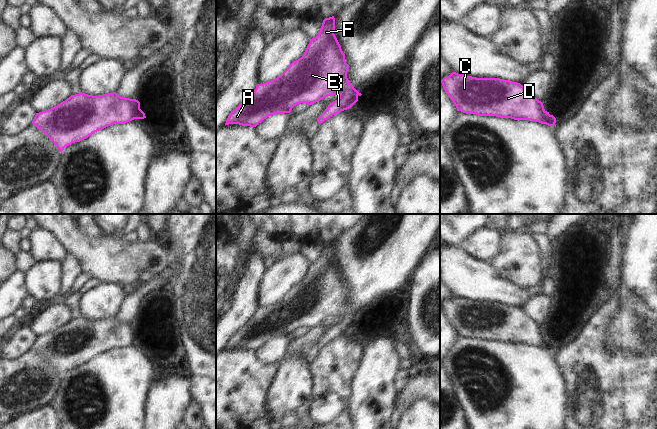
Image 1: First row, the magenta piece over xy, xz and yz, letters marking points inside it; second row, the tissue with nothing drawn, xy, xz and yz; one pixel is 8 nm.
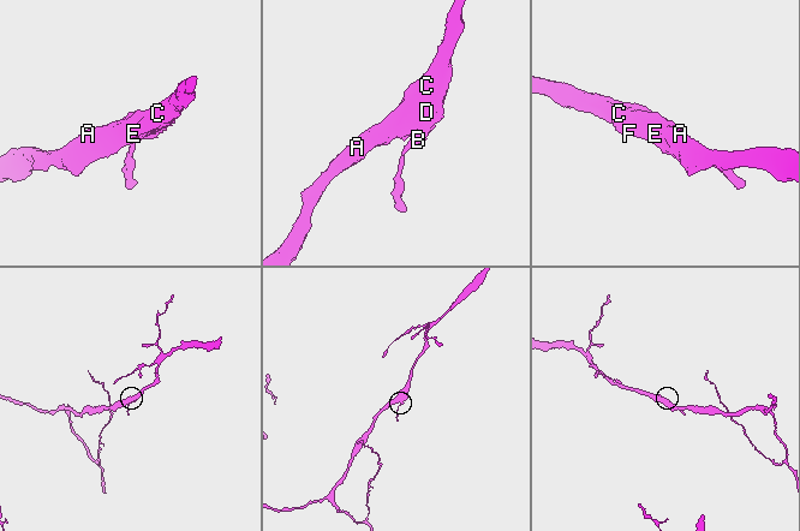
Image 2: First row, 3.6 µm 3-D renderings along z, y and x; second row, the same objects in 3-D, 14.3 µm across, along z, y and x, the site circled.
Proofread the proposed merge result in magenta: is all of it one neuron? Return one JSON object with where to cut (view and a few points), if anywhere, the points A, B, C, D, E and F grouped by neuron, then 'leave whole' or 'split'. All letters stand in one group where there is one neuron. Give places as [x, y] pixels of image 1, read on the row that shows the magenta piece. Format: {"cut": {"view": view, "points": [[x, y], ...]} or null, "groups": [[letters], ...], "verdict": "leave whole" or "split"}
{"cut": null, "groups": [["A", "B", "C", "D", "E", "F"]], "verdict": "leave whole"}

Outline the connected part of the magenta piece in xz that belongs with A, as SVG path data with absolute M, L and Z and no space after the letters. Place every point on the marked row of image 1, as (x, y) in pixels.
M334 16L325 18L318 35L310 39L304 54L292 62L277 78L263 84L258 84L248 97L228 116L225 125L239 124L256 127L264 119L277 113L290 113L292 108L300 103L314 104L330 95L339 98L328 105L317 118L319 124L341 111L351 108L362 94L359 93L347 78L349 65L345 54L334 34Z

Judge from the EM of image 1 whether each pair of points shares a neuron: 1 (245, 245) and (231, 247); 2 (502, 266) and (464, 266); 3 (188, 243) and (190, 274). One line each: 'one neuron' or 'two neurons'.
1: two neurons
2: two neurons
3: one neuron

